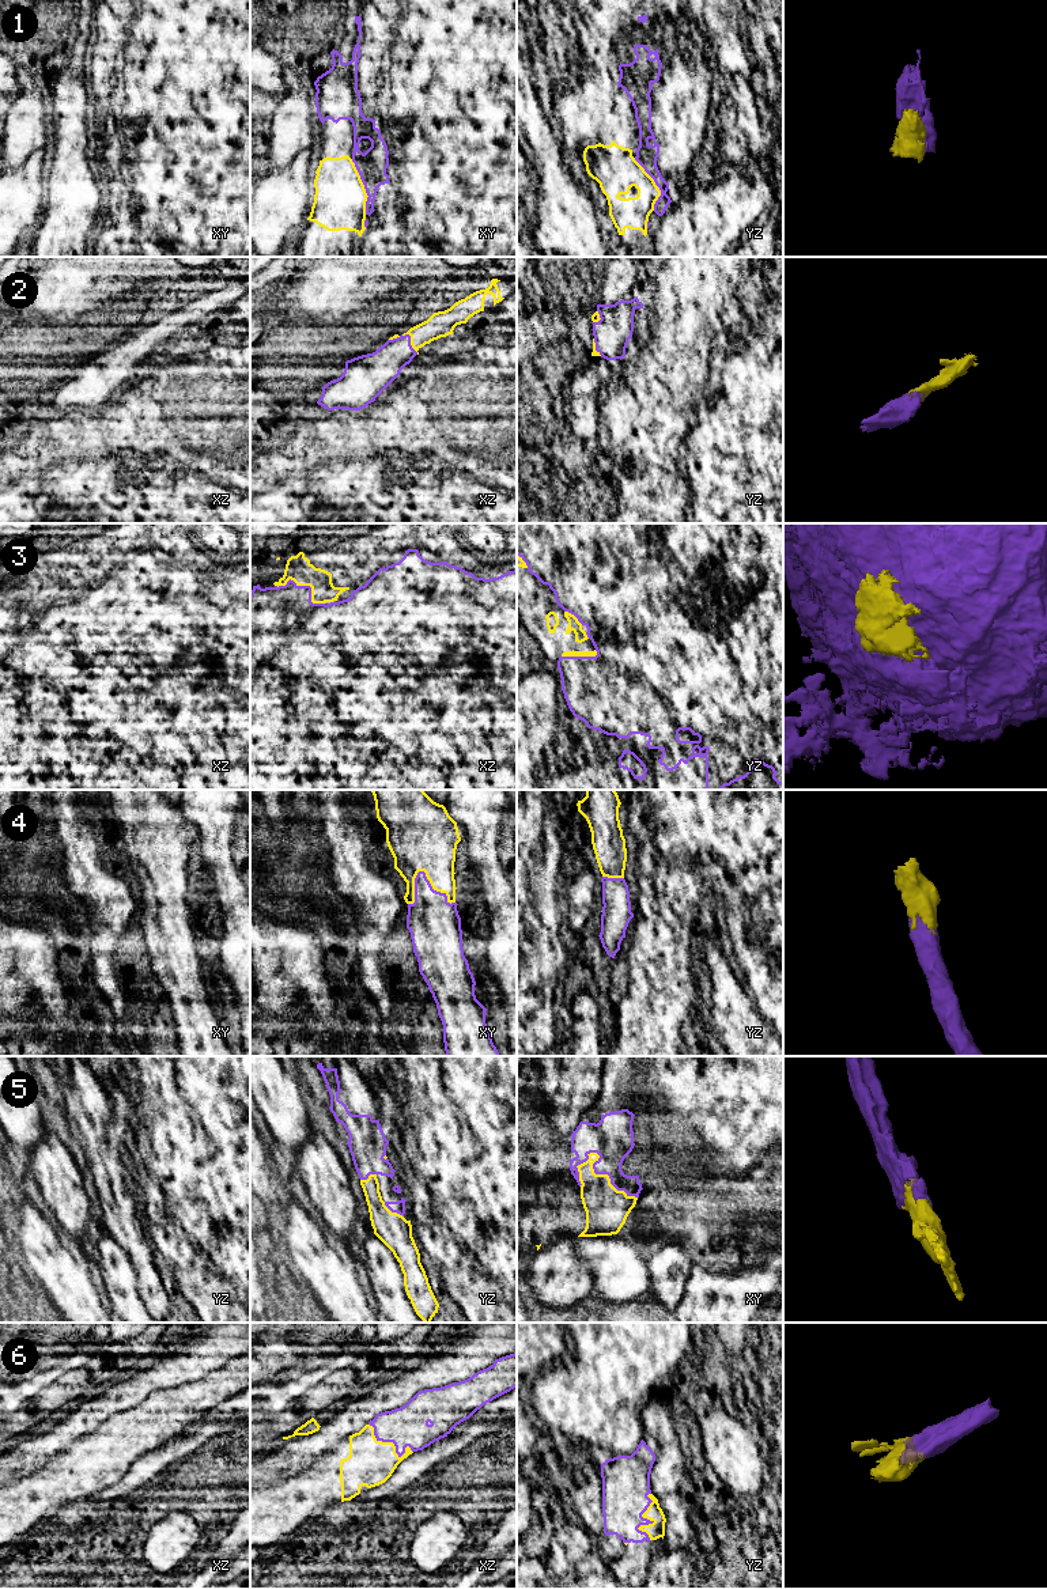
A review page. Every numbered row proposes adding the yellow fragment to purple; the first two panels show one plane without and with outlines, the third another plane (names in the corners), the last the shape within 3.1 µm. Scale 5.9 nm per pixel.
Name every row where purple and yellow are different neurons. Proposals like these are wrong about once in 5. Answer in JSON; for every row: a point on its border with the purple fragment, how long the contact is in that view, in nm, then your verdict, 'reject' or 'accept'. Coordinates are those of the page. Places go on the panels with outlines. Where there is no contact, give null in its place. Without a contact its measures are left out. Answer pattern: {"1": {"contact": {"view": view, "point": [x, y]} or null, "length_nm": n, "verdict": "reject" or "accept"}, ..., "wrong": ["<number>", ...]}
{"1": {"contact": {"view": "xy", "point": [365, 186]}, "length_nm": 340, "verdict": "accept"}, "2": {"contact": {"view": "xz", "point": [408, 335]}, "length_nm": 200, "verdict": "accept"}, "3": {"contact": {"view": "xz", "point": [306, 586]}, "length_nm": 320, "verdict": "accept"}, "4": {"contact": {"view": "xy", "point": [433, 889]}, "length_nm": 300, "verdict": "accept"}, "5": {"contact": {"view": "xy", "point": [597, 1173]}, "length_nm": 420, "verdict": "accept"}, "6": {"contact": {"view": "yz", "point": [646, 1518]}, "length_nm": 280, "verdict": "accept"}, "wrong": []}

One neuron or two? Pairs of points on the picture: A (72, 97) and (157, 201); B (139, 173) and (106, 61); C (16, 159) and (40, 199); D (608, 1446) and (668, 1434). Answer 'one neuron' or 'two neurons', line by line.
A: two neurons
B: one neuron
C: two neurons
D: two neurons

